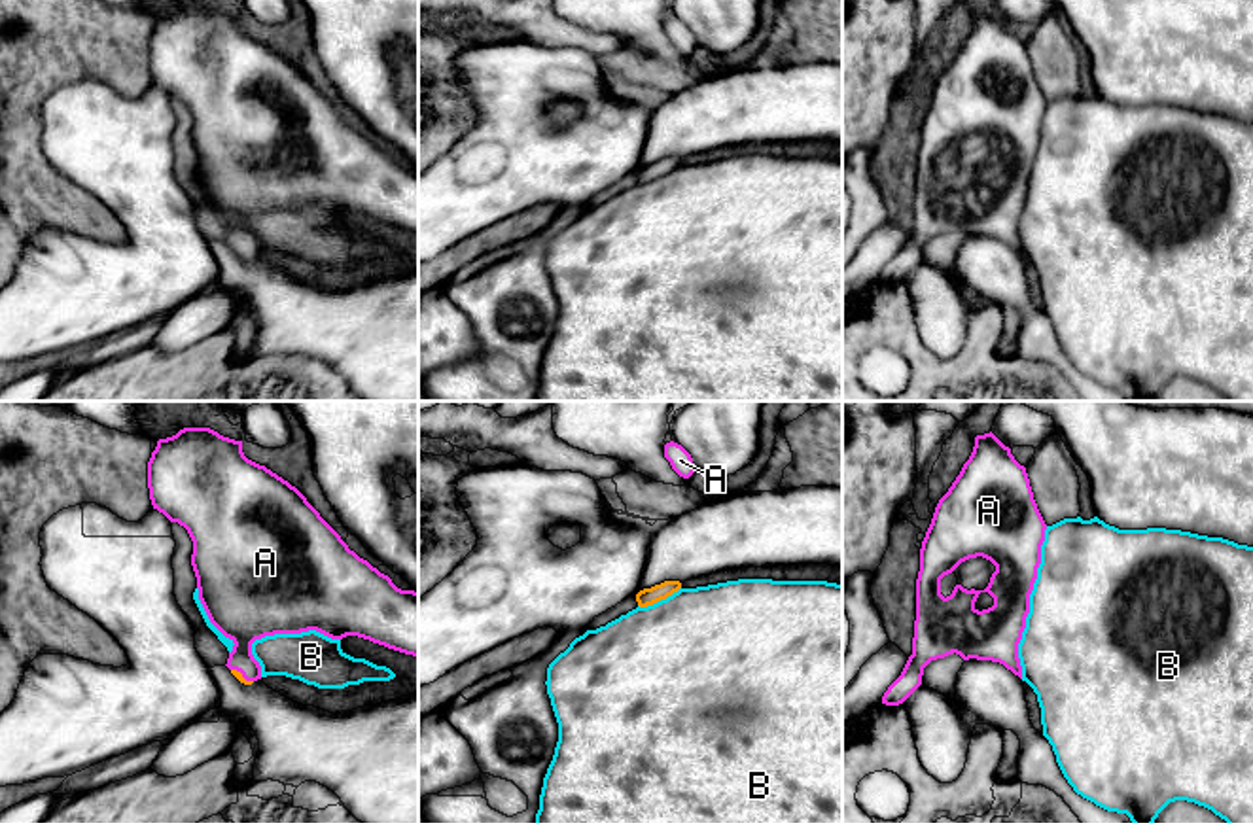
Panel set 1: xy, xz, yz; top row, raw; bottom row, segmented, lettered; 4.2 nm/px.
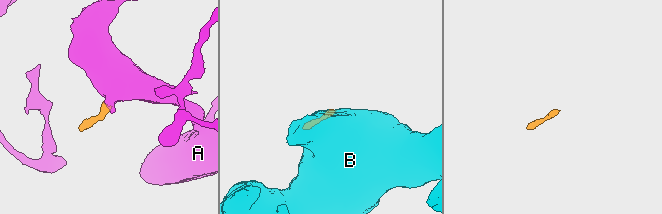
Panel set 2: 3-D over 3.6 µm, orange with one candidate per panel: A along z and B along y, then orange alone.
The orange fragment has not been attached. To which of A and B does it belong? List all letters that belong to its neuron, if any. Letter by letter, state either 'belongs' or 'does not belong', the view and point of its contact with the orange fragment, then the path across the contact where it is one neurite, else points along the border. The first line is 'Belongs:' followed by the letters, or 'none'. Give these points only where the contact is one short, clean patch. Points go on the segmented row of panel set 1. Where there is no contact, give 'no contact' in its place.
Belongs: A
A: belongs | xy (241, 676) | across xy (237, 674), (241, 676), (243, 617)
B: does not belong | xz (659, 600)

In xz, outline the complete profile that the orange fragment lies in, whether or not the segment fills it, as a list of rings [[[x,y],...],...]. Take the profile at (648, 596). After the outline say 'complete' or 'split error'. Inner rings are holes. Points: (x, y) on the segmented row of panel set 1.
[[[664,581],[661,585],[651,587],[651,588],[640,590],[636,594],[636,602],[638,602],[640,607],[647,607],[647,605],[653,605],[661,600],[666,600],[668,596],[672,596],[679,588],[681,588],[679,581]]]; complete

